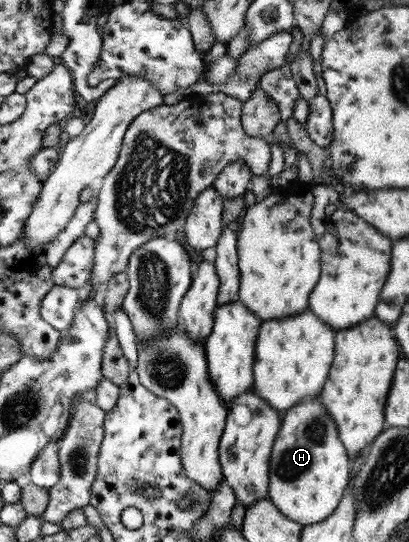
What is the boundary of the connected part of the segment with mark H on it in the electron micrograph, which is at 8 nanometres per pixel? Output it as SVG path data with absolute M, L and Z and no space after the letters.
M320 395L307 398L284 414L284 423L277 435L276 446L272 448L271 463L268 497L288 519L309 526L324 522L336 512L348 489L348 483L351 482L352 466L348 451L340 439L336 420L327 411Z

